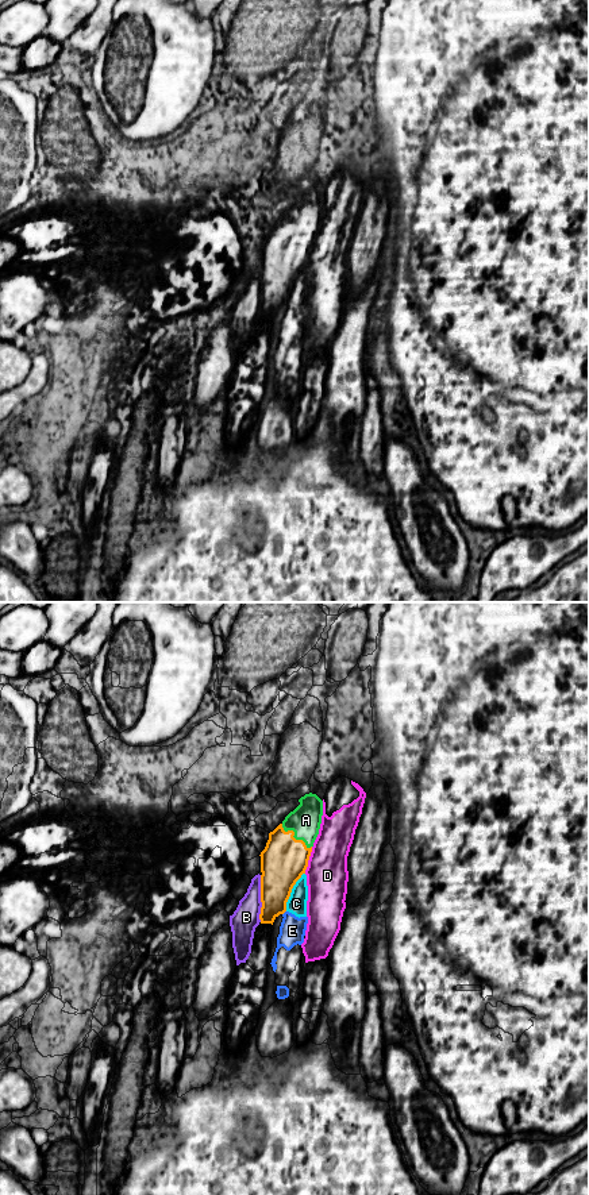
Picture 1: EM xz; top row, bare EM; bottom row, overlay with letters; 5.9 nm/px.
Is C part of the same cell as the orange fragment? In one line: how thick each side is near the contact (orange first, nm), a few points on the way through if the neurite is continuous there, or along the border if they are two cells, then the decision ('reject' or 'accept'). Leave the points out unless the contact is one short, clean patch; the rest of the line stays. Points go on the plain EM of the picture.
calibres 280 and 120 nm; border xz (304, 268), (293, 281), (285, 305); reject

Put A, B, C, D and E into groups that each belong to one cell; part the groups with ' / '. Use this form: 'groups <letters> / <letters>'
groups A / B / C E / D

